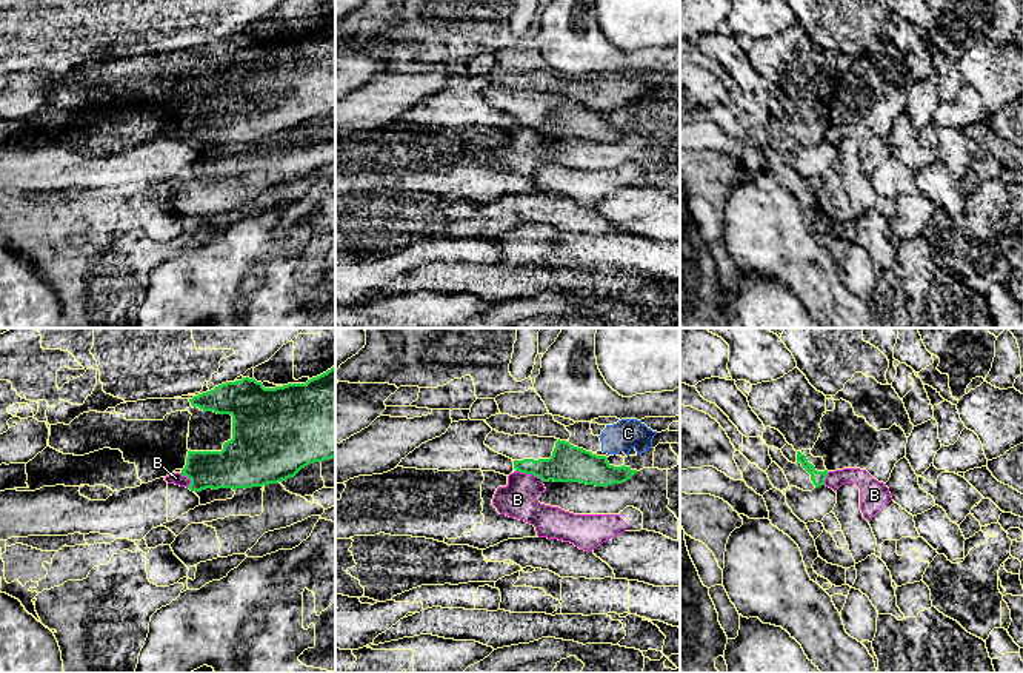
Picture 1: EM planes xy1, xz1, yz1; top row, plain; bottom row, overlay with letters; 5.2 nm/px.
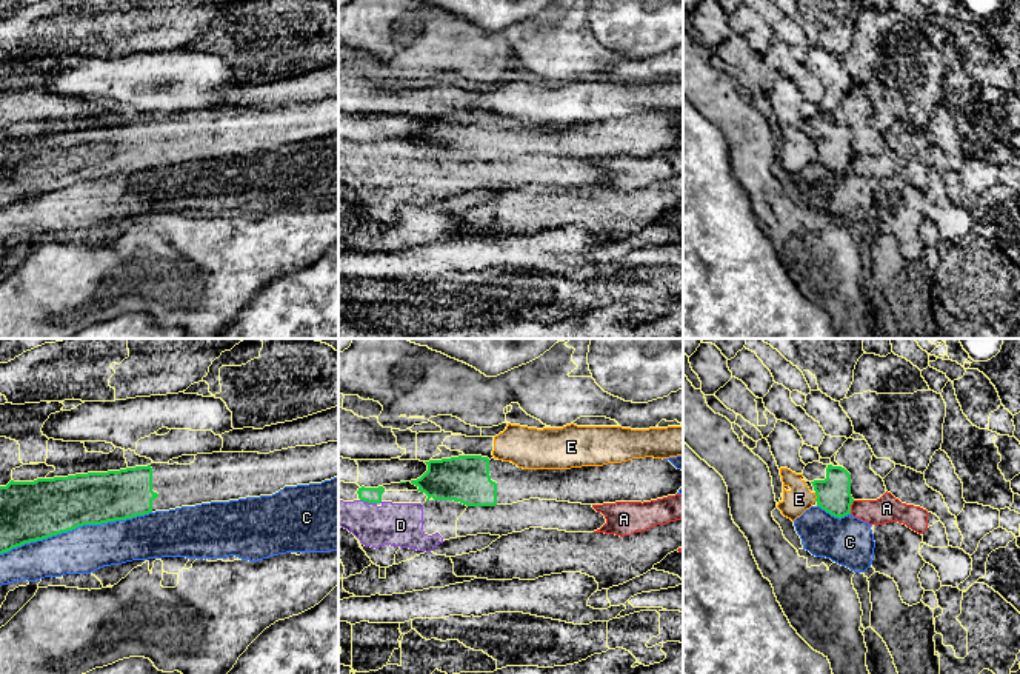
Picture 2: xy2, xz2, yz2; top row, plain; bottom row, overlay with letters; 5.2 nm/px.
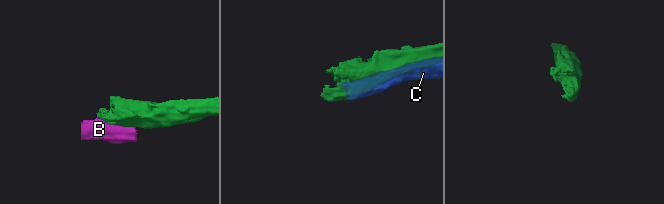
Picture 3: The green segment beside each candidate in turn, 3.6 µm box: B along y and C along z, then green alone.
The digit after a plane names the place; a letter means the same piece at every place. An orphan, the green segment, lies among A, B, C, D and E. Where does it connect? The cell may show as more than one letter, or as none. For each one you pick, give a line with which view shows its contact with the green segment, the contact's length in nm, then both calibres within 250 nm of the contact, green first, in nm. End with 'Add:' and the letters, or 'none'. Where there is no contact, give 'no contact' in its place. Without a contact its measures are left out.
Add: none

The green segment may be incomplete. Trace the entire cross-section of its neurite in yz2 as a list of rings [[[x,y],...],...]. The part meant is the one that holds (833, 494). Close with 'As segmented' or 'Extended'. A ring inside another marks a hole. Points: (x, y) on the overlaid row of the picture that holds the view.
[[[812,462],[803,477],[814,486],[817,506],[838,519],[851,514],[851,474],[845,468]]]. Extended

